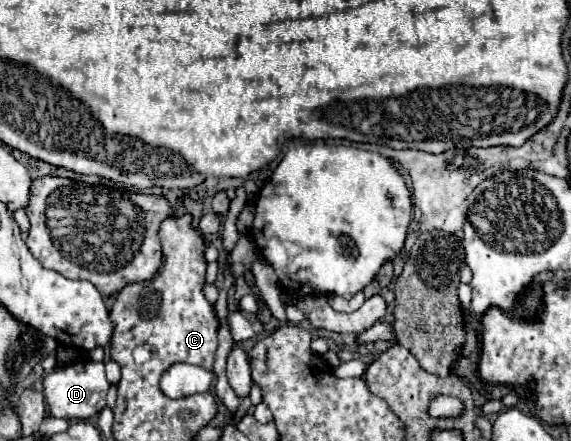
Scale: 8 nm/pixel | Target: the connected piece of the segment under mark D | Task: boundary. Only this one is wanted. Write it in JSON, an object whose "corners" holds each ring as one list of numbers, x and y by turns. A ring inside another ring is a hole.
{"corners":[[78,362,66,368,58,368,44,376,44,396,52,416,66,420,88,420,106,406,106,392,110,384,104,376,104,362]]}

